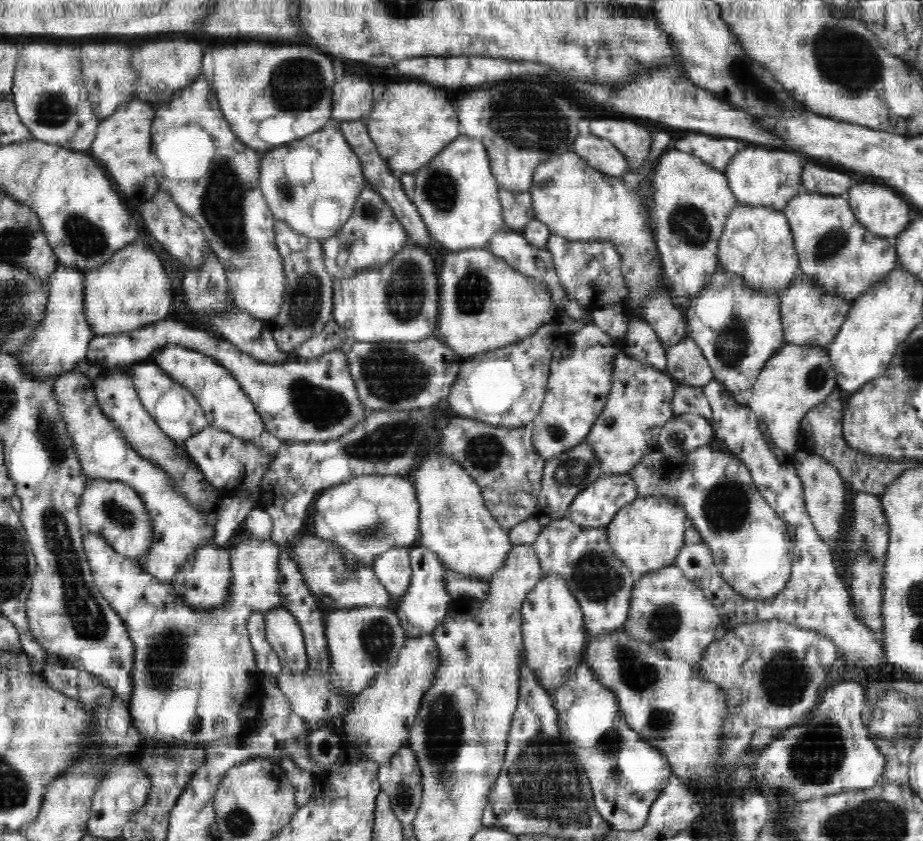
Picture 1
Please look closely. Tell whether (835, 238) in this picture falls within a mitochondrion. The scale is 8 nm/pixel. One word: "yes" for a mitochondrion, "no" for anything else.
yes

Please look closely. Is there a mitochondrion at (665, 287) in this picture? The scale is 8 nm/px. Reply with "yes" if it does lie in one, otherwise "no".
no

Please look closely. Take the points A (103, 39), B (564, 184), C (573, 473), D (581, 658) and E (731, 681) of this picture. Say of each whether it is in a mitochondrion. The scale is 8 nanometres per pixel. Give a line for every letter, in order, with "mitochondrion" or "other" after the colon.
A: other
B: other
C: mitochondrion
D: other
E: other

